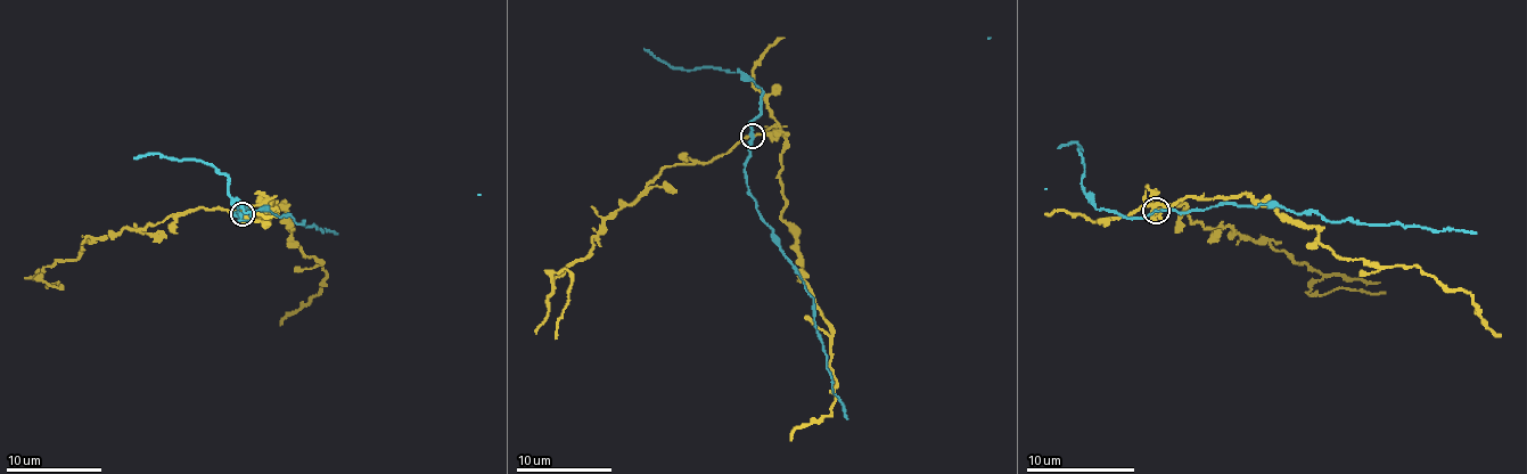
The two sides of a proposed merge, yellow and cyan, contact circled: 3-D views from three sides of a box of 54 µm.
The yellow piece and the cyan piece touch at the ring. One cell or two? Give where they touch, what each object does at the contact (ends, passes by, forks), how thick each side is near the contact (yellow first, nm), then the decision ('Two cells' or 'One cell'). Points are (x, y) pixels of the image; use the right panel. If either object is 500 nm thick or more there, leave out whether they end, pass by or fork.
Place: (1156, 211). At the ring yellow passes by. At the ring cyan passes by. Thickness 170 nm (yellow) against 220 nm. Two cells

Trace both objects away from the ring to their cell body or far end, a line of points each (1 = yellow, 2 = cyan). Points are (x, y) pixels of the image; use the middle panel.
1: (753, 137), (777, 129), (783, 137), (781, 220), (829, 326), (831, 413), (798, 426), (790, 441)
2: (753, 137), (745, 182), (749, 196), (771, 230), (771, 239), (812, 300), (831, 391), (848, 419)

